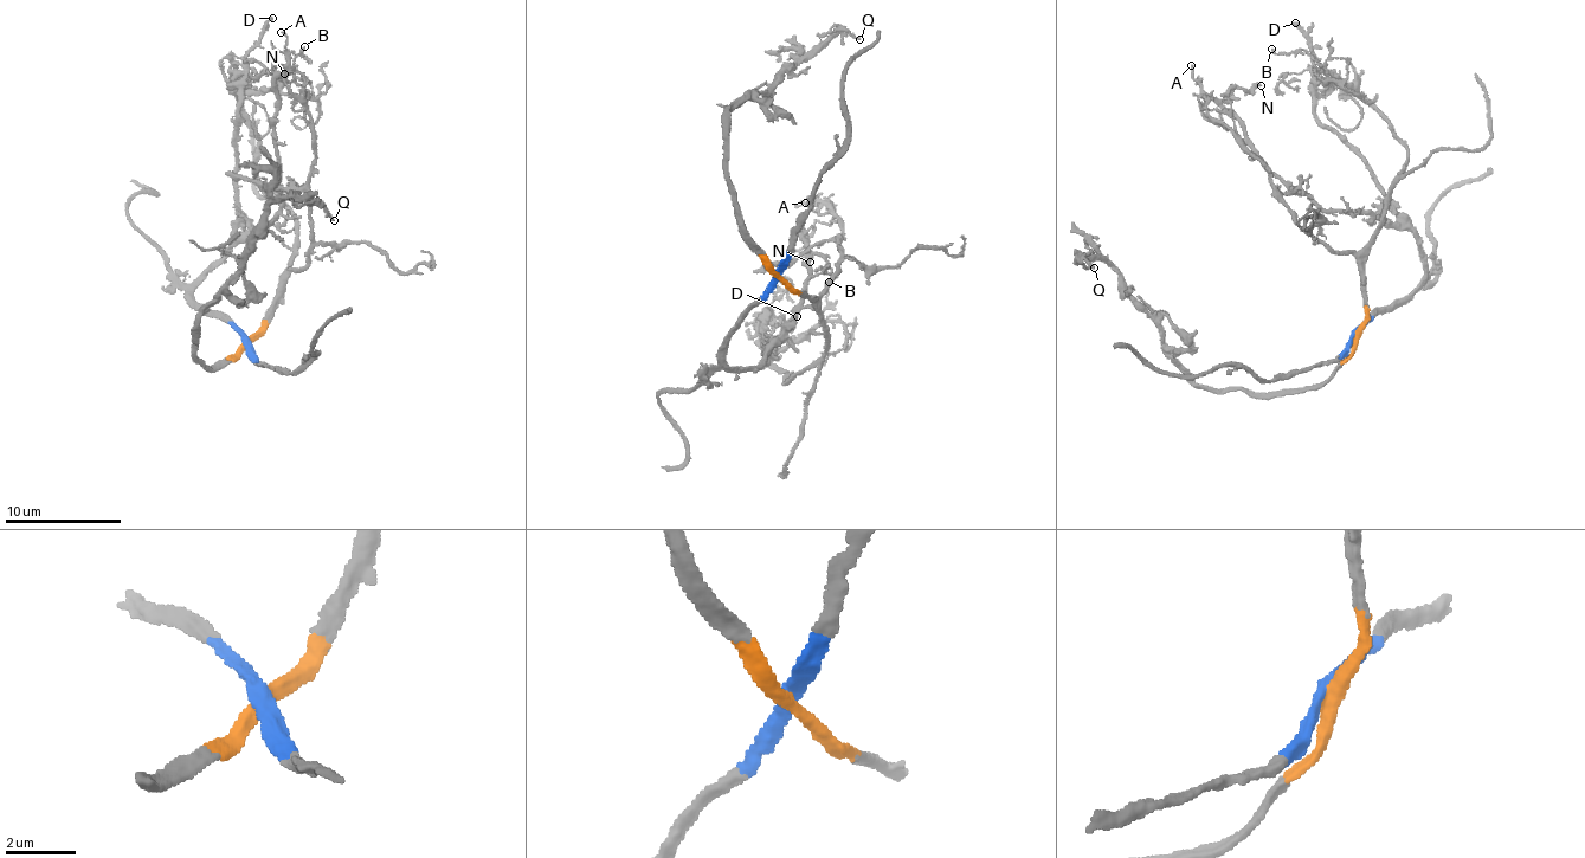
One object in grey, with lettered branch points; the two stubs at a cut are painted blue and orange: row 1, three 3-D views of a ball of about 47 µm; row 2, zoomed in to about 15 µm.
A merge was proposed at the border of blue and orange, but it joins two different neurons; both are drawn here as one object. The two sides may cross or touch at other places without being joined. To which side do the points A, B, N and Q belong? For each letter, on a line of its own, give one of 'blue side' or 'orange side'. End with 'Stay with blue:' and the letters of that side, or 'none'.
A: blue side
B: orange side
N: blue side
Q: orange side
Stay with blue: A, N

